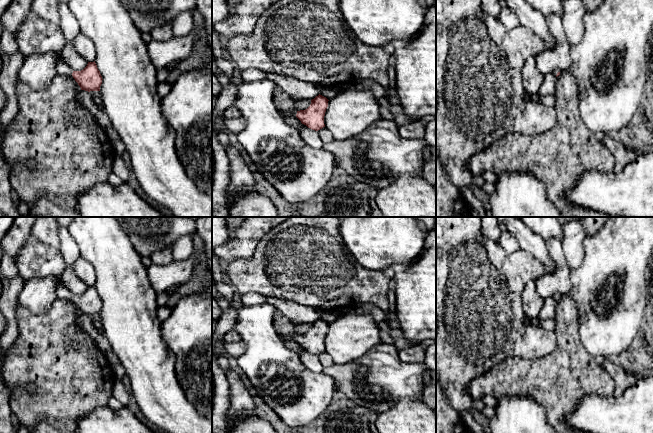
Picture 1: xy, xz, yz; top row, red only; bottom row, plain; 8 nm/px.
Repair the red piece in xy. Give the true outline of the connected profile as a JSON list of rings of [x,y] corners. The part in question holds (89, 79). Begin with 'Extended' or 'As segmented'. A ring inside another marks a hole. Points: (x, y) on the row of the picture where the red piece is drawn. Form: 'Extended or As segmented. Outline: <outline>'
Extended. Outline: [[[32,11],[15,34],[18,51],[22,55],[54,52],[58,56],[57,73],[72,76],[85,91],[100,91],[102,76],[94,62],[88,62],[81,71],[73,71],[61,58],[66,39],[59,25],[53,25]]]

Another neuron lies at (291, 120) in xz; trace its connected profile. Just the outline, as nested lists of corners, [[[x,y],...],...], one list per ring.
[[[281,113],[281,115],[283,116],[285,122],[293,127],[295,127],[299,132],[302,128],[302,123],[301,121],[295,116],[288,116],[288,115],[284,115]]]

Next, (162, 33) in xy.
[[[166,23],[161,26],[154,28],[150,32],[153,40],[165,42],[172,38],[173,36],[173,25],[172,23]]]

